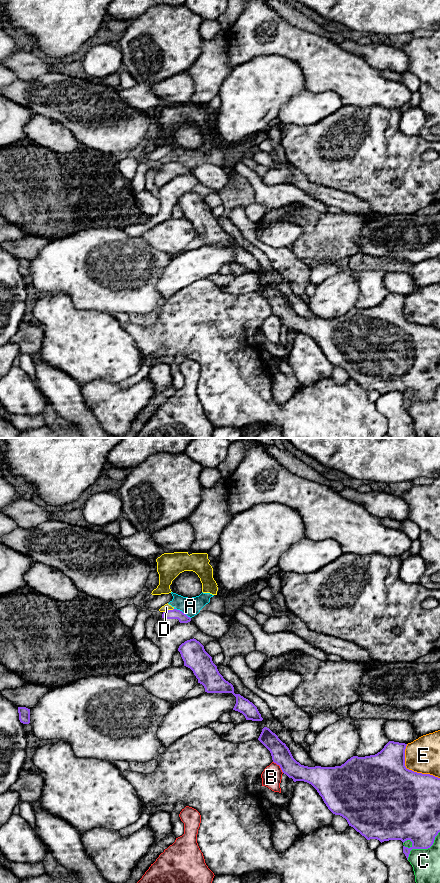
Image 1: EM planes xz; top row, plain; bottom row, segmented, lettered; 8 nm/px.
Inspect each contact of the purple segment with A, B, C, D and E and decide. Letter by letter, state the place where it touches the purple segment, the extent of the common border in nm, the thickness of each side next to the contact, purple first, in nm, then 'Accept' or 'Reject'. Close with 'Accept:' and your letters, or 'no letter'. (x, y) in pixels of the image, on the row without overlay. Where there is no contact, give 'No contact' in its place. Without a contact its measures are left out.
A: Touches purple at xz (181, 163). Shared border 160 nm. Thickness 80 nm (purple) against 140 nm. Reject
B: Touches purple at xz (279, 317). Shared border 130 nm. Thickness 160 nm (purple) against 160 nm. Reject
C: Touches purple at xz (423, 400). Shared border 340 nm. Thickness 360 nm (purple) against 220 nm. Reject
D: Touches purple at xz (168, 162). Shared border 90 nm. Thickness 80 nm (purple) against 60 nm. Reject
E: Touches purple at xz (411, 322). Shared border 380 nm. Thickness 500 nm (purple) against 280 nm. Reject
Accept: no letter

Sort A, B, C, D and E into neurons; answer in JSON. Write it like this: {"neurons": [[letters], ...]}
{"neurons": [["A", "D"], ["B"], ["C"], ["E"]]}

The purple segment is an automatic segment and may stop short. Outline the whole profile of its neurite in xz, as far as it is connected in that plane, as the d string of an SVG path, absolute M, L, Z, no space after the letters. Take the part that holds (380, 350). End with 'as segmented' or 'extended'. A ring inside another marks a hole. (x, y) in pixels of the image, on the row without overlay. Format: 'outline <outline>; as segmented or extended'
outline M269 280L262 281L258 292L270 303L273 314L284 326L294 334L311 336L328 361L345 370L367 392L377 391L381 395L410 392L410 400L403 398L407 412L412 401L428 401L433 397L440 384L440 330L406 320L407 296L389 293L377 306L353 308L341 318L308 319L297 314L286 296Z; as segmented

